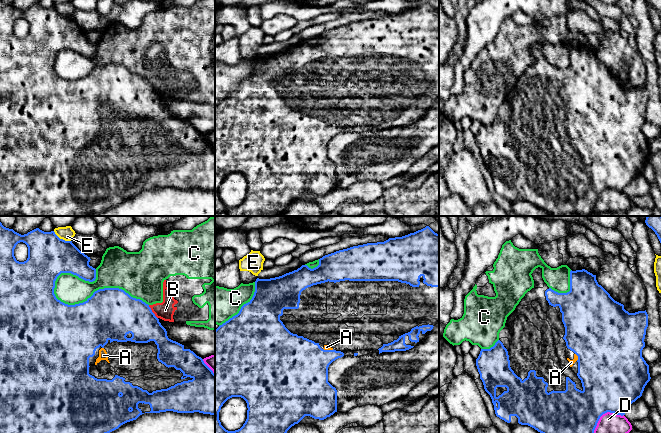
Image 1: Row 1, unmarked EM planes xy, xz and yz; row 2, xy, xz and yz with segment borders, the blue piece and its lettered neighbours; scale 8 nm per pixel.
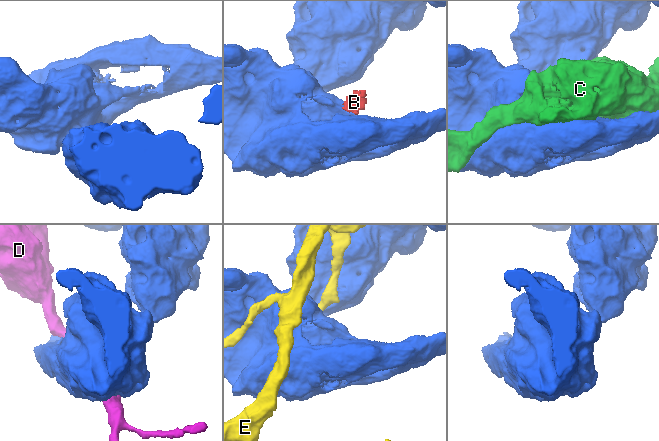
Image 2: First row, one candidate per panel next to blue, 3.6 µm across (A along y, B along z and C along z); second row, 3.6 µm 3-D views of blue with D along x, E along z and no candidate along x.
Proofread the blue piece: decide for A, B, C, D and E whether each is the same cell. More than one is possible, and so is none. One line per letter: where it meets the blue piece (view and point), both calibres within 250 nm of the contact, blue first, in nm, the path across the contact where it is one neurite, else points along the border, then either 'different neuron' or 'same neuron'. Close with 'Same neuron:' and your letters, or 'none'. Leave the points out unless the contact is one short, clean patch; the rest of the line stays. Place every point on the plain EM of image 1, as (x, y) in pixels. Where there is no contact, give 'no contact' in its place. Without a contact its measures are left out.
A: contact yz (578, 133); calibres 500 and 50 nm; way yz (609, 130), (585, 130), (578, 133), (571, 138); same neuron
B: contact xy (152, 88); calibres 320 and 140 nm; border xy (148, 81), (157, 94); different neuron
C: contact xy (94, 68); calibres 420 and 280 nm; different neuron
D: contact yz (602, 190); calibres 440 and 190 nm; different neuron
E: contact xy (62, 15); calibres 340 and 110 nm; different neuron
Same neuron: A

